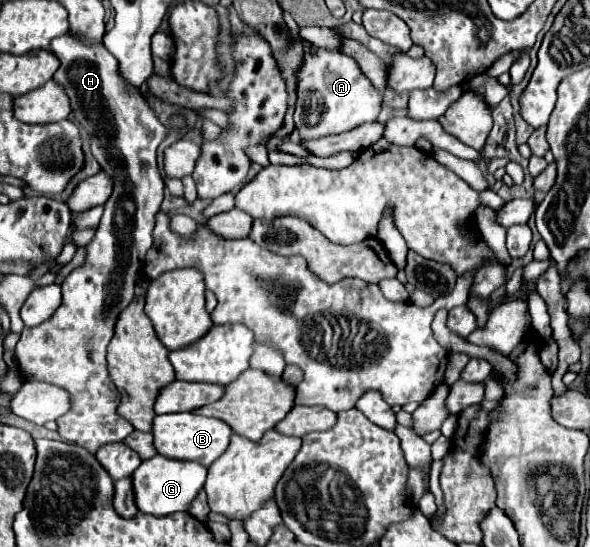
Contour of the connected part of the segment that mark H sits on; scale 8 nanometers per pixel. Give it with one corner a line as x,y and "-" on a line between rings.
66,33
56,37
50,43
50,51
60,59
60,67
54,73
54,81
60,83
66,95
70,97
74,121
90,137
90,151
98,159
102,171
110,175
114,191
110,195
110,201
104,203
104,215
98,225
98,233
88,245
88,257
86,257
88,261
82,267
76,267
64,279
62,305
56,309
56,313
38,327
24,327
20,341
16,345
16,359
18,359
20,373
26,381
46,381
68,391
70,411
56,421
58,435
62,441
76,443
88,449
90,453
96,453
98,447
106,443
124,441
134,431
134,427
116,413
116,407
120,403
120,393
106,371
106,345
112,339
112,329
118,319
118,313
134,297
136,279
142,271
144,257
152,247
154,219
156,219
156,213
160,211
162,191
164,191
164,183
156,167
156,149
160,141
168,135
168,127
156,119
154,111
150,109
142,93
134,85
126,83
126,79
120,73
118,61
104,47
82,45
72,33

